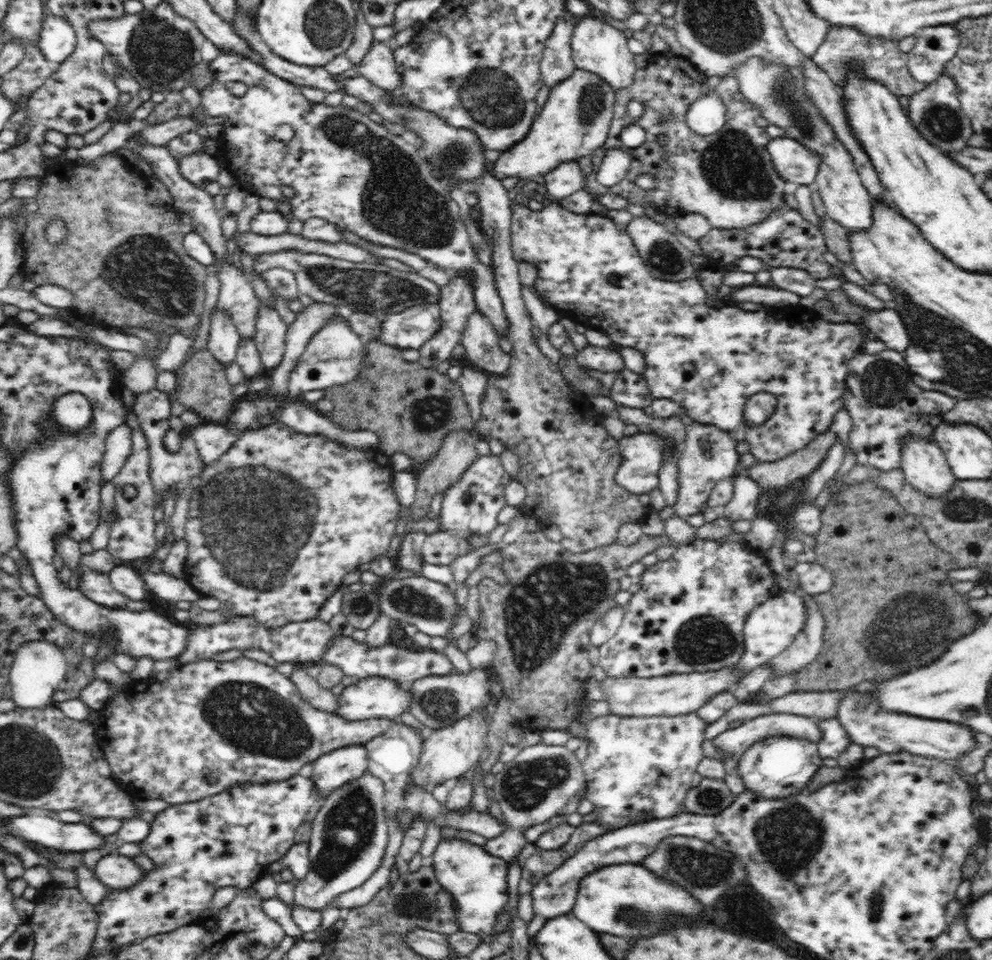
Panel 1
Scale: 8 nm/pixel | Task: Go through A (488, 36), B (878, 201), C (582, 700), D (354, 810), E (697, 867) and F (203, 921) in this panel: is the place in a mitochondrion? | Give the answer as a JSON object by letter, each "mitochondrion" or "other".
{"A":"other","B":"other","C":"other","D":"mitochondrion","E":"mitochondrion","F":"other"}

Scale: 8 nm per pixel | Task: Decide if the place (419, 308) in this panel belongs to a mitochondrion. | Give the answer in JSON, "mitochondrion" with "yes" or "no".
{"mitochondrion":"yes"}

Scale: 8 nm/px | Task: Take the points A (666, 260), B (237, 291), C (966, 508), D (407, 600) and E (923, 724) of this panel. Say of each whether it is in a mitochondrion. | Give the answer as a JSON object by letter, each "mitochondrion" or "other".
{"A":"mitochondrion","B":"other","C":"mitochondrion","D":"mitochondrion","E":"other"}

